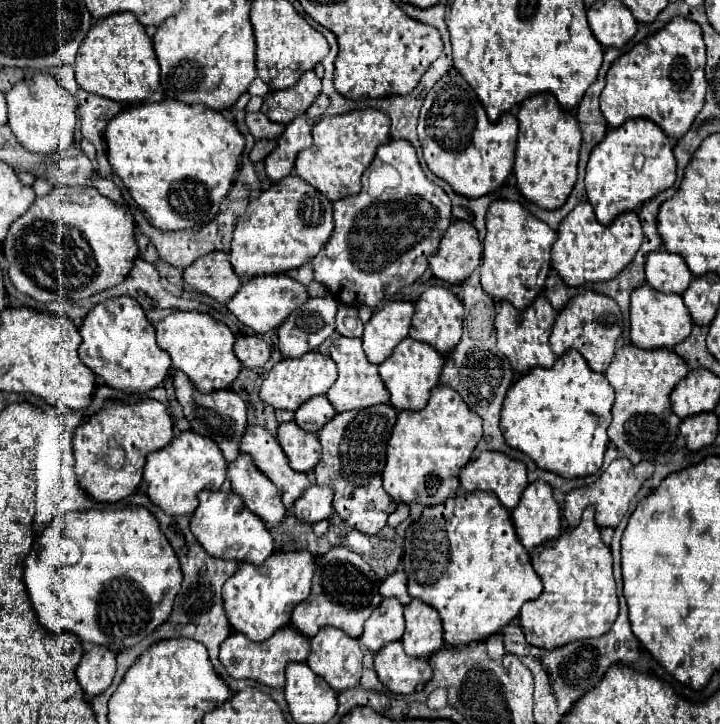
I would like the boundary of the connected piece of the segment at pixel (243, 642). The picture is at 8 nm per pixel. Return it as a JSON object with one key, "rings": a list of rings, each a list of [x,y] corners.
{"rings":[[[290,626],[280,628],[274,632],[272,638],[264,642],[252,642],[240,632],[232,632],[220,646],[220,662],[234,678],[252,678],[260,684],[272,686],[272,688],[284,688],[284,668],[288,662],[306,662],[310,654],[310,640],[300,636]]]}

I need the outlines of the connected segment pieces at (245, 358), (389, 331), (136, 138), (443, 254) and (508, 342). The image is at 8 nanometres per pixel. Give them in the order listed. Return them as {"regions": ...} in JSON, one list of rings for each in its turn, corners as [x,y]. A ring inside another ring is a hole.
{"regions":[[[[240,336],[234,344],[234,352],[246,368],[260,368],[270,358],[268,344],[258,336]]],[[[392,300],[384,304],[366,324],[364,324],[364,352],[372,364],[384,362],[398,346],[400,340],[408,336],[414,306],[410,302]]],[[[166,98],[162,102],[130,106],[114,116],[106,128],[106,146],[114,174],[124,182],[138,208],[142,208],[148,216],[150,224],[160,230],[184,230],[208,224],[218,214],[220,204],[234,182],[238,160],[244,150],[244,138],[236,124],[226,120],[220,112]]],[[[454,220],[442,236],[438,250],[428,258],[436,278],[448,284],[464,282],[480,264],[482,242],[472,224]]],[[[538,296],[526,310],[516,310],[510,302],[500,302],[500,310],[494,322],[498,348],[510,360],[514,370],[528,372],[528,368],[534,368],[534,366],[552,368],[552,364],[556,362],[556,354],[552,354],[548,336],[550,336],[554,318],[556,318],[556,310],[552,308],[546,296]]]]}

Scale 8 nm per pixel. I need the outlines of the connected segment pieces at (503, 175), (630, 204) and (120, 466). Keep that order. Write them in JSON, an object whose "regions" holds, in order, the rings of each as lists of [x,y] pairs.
{"regions":[[[[450,70],[428,92],[418,118],[418,138],[424,150],[428,168],[442,180],[446,180],[454,192],[468,198],[480,198],[496,190],[512,172],[514,148],[516,148],[518,120],[506,112],[498,122],[488,120],[476,92],[468,82]]],[[[648,118],[628,120],[620,128],[608,128],[604,140],[596,144],[586,166],[586,194],[600,224],[610,224],[620,212],[638,208],[676,180],[676,160],[672,142],[662,128]]],[[[144,398],[136,404],[106,400],[96,414],[74,430],[74,472],[78,482],[94,500],[118,502],[138,488],[146,456],[164,448],[172,438],[172,418],[162,402],[152,398]]]]}

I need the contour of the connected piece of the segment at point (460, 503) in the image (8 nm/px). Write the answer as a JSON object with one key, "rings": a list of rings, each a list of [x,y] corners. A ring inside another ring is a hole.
{"rings":[[[492,492],[458,494],[438,506],[424,508],[422,516],[406,530],[402,562],[408,576],[410,596],[424,600],[438,610],[444,626],[444,642],[450,646],[480,642],[500,632],[520,614],[526,600],[538,598],[542,592],[542,580],[532,568],[528,550],[520,544],[514,532],[510,512],[496,500],[496,496],[492,496]]]}

